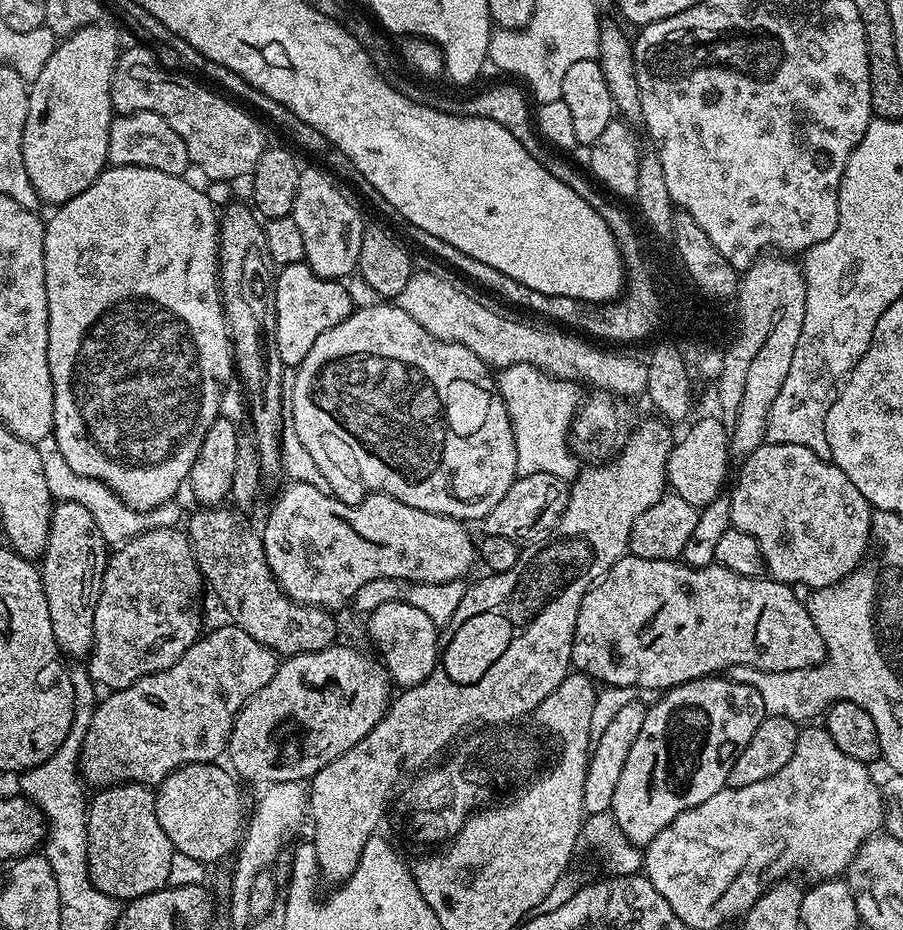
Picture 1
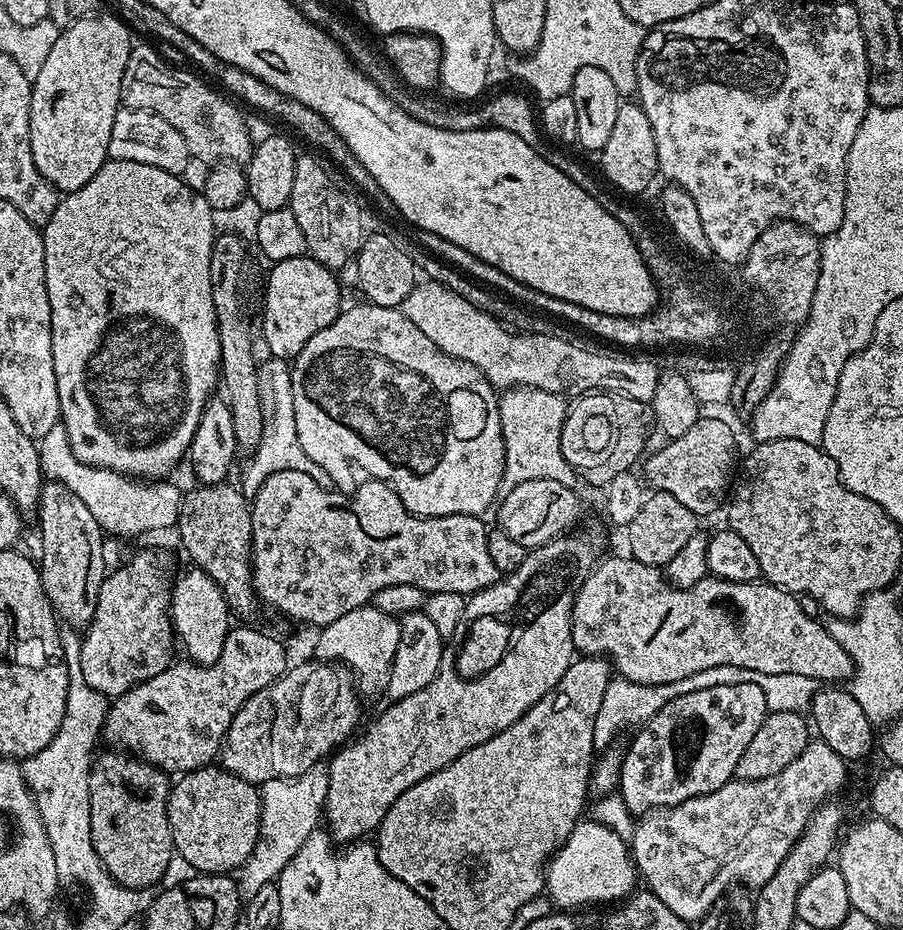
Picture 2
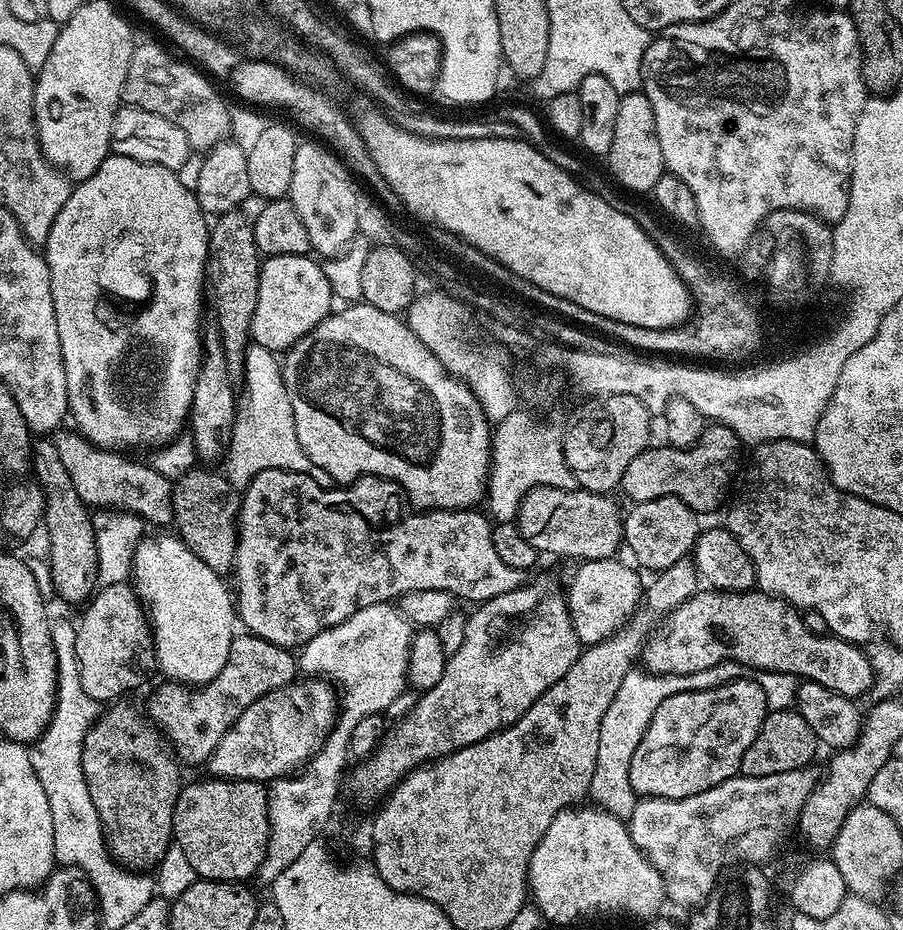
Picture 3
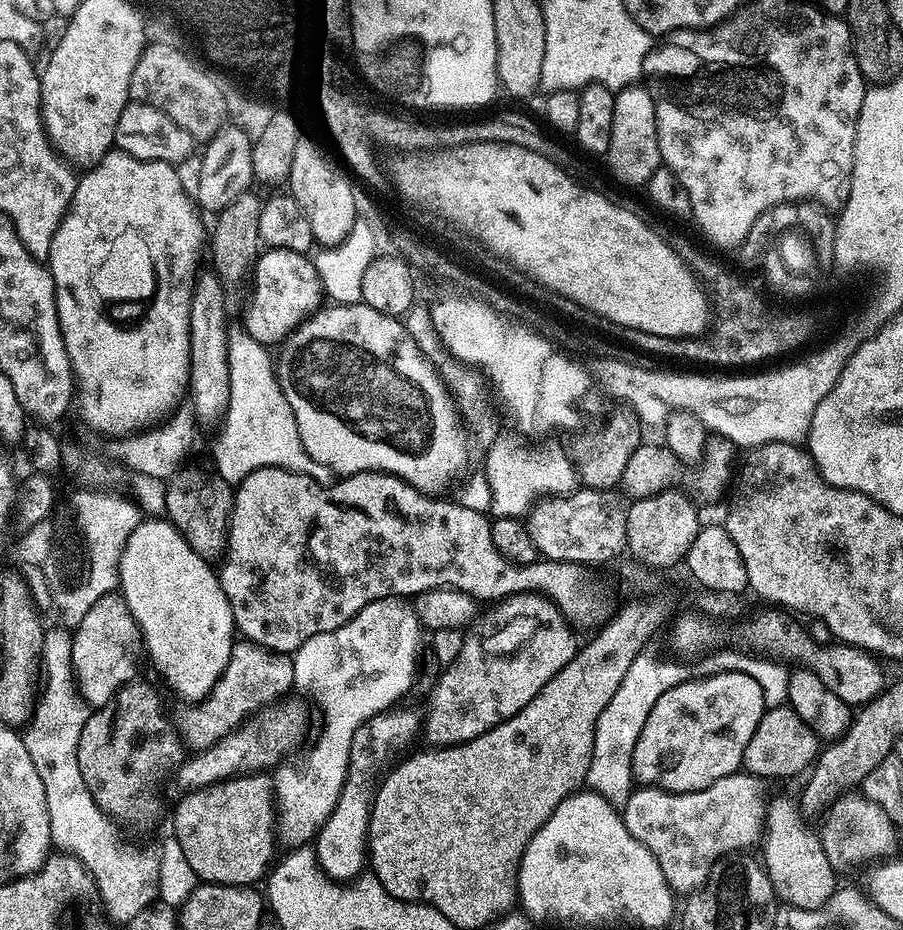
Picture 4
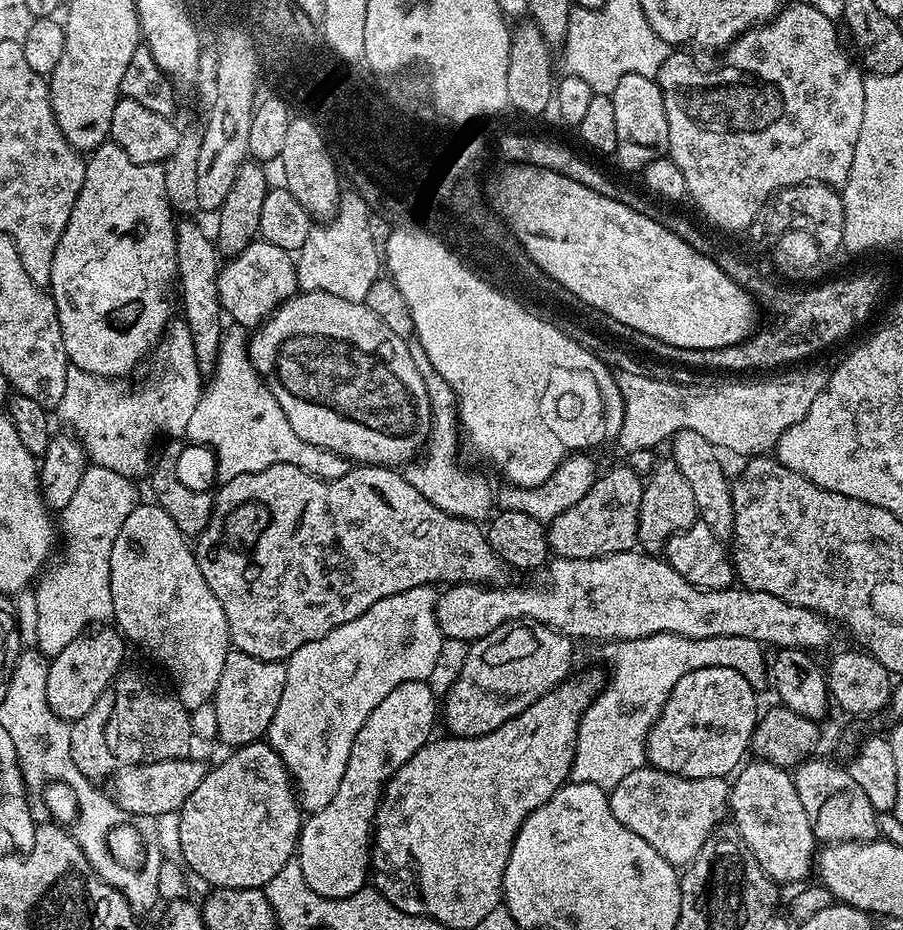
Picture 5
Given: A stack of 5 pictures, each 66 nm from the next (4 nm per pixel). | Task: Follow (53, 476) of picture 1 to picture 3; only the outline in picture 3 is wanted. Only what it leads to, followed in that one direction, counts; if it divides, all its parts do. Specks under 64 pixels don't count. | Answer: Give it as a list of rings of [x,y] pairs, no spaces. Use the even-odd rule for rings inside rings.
[[[60,430],[55,433],[54,441],[58,450],[58,458],[62,458],[62,466],[70,474],[70,482],[74,482],[74,490],[88,506],[99,506],[104,510],[123,510],[133,516],[152,524],[173,523],[172,518],[172,485],[162,474],[145,463],[135,464],[127,460],[127,455],[116,450],[105,450],[88,443],[79,432]]]

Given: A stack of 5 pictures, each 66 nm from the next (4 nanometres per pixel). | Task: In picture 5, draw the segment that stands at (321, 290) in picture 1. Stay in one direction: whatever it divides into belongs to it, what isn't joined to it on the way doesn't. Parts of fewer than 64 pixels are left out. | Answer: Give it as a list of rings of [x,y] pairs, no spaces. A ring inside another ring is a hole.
[[[262,238],[252,241],[241,253],[231,257],[221,267],[218,294],[221,309],[229,321],[243,328],[255,330],[280,307],[284,301],[297,295],[296,262],[293,253],[282,250]]]

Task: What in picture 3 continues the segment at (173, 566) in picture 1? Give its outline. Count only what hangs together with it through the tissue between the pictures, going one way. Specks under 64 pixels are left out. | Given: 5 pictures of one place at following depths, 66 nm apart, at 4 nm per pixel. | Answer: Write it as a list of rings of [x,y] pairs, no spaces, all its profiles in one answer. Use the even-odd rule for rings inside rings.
[[[127,583],[103,585],[87,604],[88,609],[76,624],[76,657],[82,690],[95,700],[116,702],[123,692],[138,687],[151,668],[157,667],[149,617]]]

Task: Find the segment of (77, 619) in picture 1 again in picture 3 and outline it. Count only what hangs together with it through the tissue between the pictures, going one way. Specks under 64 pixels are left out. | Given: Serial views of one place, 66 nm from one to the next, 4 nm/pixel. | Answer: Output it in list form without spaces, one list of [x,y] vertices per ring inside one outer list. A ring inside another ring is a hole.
[[[36,438],[31,441],[30,468],[31,471],[36,471],[35,483],[44,491],[42,528],[43,531],[48,531],[48,572],[52,575],[52,584],[62,599],[76,604],[80,599],[83,601],[98,584],[96,532],[92,529],[89,507],[78,490],[74,490],[74,482],[70,482],[70,474],[62,466],[62,458],[58,458],[53,439]]]

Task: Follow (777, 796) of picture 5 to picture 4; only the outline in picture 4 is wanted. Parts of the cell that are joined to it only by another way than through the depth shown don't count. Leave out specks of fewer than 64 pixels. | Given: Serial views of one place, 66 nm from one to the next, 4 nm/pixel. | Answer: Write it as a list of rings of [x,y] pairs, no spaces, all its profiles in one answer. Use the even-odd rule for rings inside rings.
[[[780,796],[767,801],[762,819],[762,863],[767,872],[777,901],[791,907],[816,910],[822,907],[827,898],[838,887],[836,872],[832,869],[829,849],[820,841],[817,829],[807,824],[805,813],[801,812],[795,799],[787,800]]]

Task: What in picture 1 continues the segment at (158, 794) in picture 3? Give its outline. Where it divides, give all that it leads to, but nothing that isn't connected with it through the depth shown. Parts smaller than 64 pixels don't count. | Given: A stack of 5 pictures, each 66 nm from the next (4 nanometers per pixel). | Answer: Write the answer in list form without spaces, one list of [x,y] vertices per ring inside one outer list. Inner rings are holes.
[[[111,784],[109,788],[99,789],[95,793],[97,796],[91,797],[90,803],[87,805],[88,810],[88,876],[92,880],[92,885],[98,890],[102,890],[102,894],[106,894],[121,902],[137,900],[146,894],[154,894],[158,890],[169,887],[168,879],[170,878],[170,862],[174,853],[170,838],[166,838],[166,830],[162,830],[162,826],[158,826],[158,818],[156,817],[156,793],[147,784]]]

